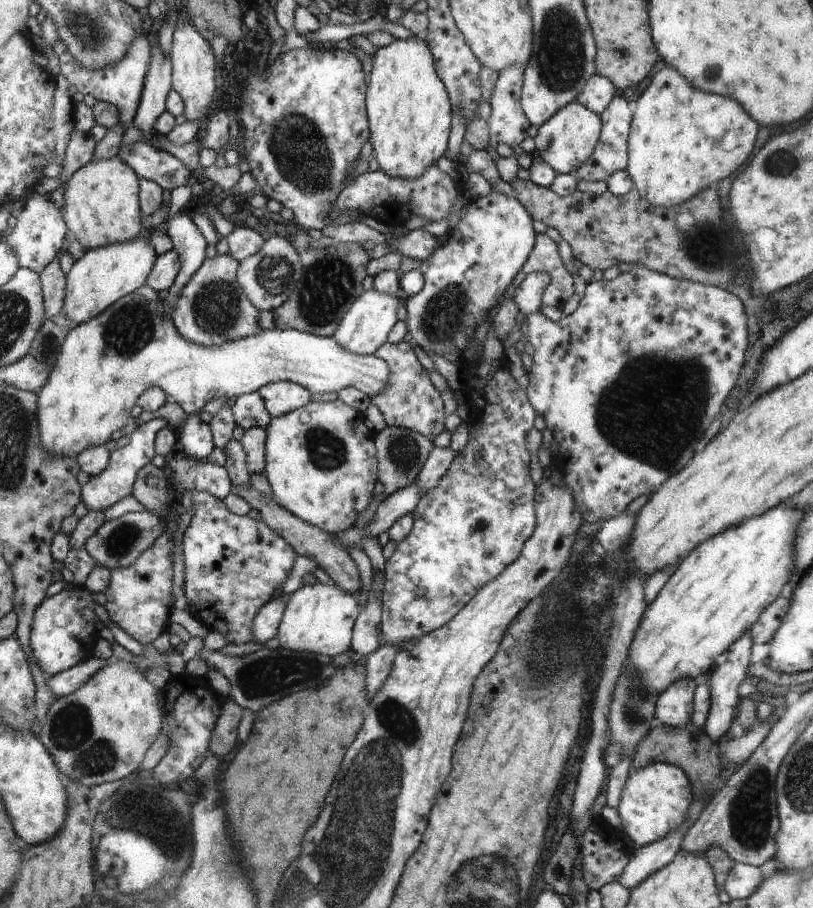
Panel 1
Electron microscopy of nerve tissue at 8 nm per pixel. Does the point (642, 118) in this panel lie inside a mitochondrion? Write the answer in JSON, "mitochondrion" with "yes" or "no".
{"mitochondrion":"no"}

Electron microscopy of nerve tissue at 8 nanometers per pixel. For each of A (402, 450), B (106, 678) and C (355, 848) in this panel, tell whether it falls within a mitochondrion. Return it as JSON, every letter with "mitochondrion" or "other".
{"A":"mitochondrion","B":"other","C":"mitochondrion"}

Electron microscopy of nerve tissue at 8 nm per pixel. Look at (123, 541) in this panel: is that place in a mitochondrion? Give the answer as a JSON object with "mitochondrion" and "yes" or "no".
{"mitochondrion":"yes"}

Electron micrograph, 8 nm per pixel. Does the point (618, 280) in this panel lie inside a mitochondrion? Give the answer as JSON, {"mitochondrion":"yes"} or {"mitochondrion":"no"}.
{"mitochondrion":"no"}

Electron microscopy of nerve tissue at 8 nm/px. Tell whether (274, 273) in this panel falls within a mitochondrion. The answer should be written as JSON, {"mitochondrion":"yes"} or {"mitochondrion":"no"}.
{"mitochondrion":"yes"}

